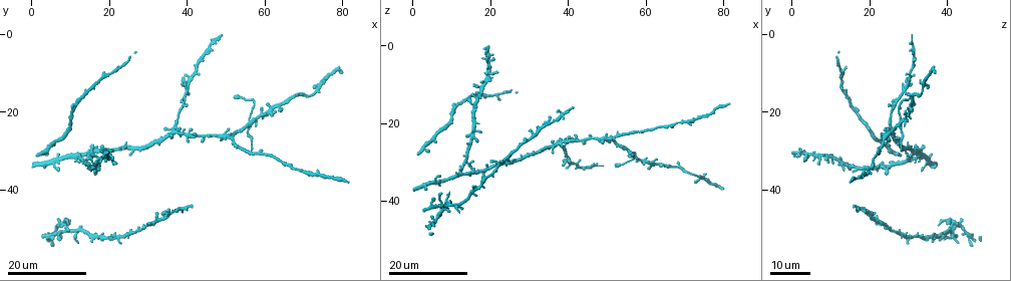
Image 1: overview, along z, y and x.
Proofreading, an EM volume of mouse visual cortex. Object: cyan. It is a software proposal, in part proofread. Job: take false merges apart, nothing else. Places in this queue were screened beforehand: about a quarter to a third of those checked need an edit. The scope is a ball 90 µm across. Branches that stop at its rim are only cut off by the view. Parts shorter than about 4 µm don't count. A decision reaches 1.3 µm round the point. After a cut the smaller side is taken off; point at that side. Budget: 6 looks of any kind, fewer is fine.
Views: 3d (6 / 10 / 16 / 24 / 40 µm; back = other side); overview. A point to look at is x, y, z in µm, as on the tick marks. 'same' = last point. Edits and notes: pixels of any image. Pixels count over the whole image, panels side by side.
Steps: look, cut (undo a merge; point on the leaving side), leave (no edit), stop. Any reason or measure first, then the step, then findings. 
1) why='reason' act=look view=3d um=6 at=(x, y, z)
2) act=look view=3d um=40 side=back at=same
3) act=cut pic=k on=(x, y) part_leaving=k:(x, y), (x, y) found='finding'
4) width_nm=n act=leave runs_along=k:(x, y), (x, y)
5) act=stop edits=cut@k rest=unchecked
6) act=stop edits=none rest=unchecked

why='four or more arms meet' act=look view=3d um=16 at=(11.5, 50.0, 40.5)

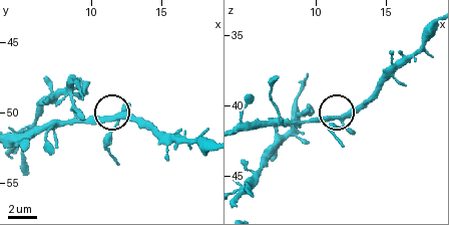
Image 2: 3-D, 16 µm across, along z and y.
act=look view=3d um=6 at=(12.0, 50.2, 40.8)

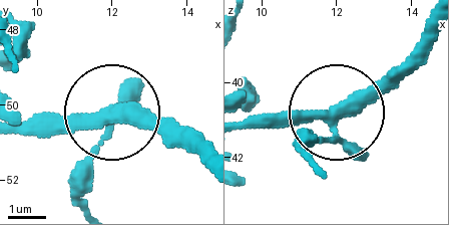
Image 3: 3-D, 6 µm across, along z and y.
width_nm=310 act=cut pic=3 on=(86, 162) part_leaving=3:(108, 115), (89, 169), (89, 207) found='two cells meet here'

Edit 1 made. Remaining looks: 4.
act=look view=3d um=24 at=(6.0, 33.5, 35.0)

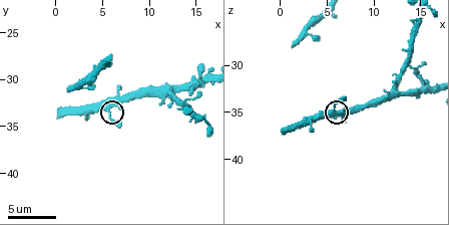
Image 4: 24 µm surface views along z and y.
why='closer look' act=look view=3d um=10 at=(5.4, 33.2, 34.8)

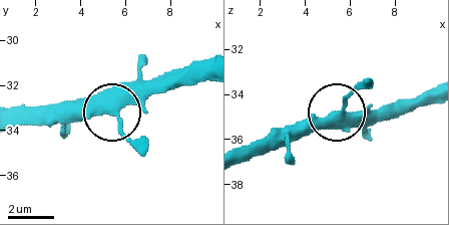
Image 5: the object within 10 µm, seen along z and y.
act=leave runs_along=5:(206, 69), (137, 92), (108, 114), (47, 114) found='all the same cell'

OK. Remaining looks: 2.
why='looks like a crossing' act=look view=3d um=24 at=(56.0, 23.0, 28.0)

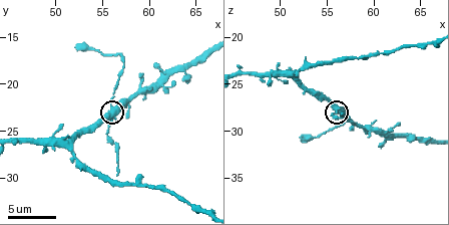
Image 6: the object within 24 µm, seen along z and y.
act=look view=3d um=6 at=same

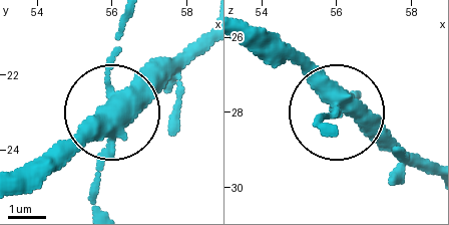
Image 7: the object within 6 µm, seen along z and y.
arms=4 act=cut pic=7 on=(97, 174) found='two cells meet here'

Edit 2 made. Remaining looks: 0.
act=stop edits=cut@3,cut@7 rest=unchecked

